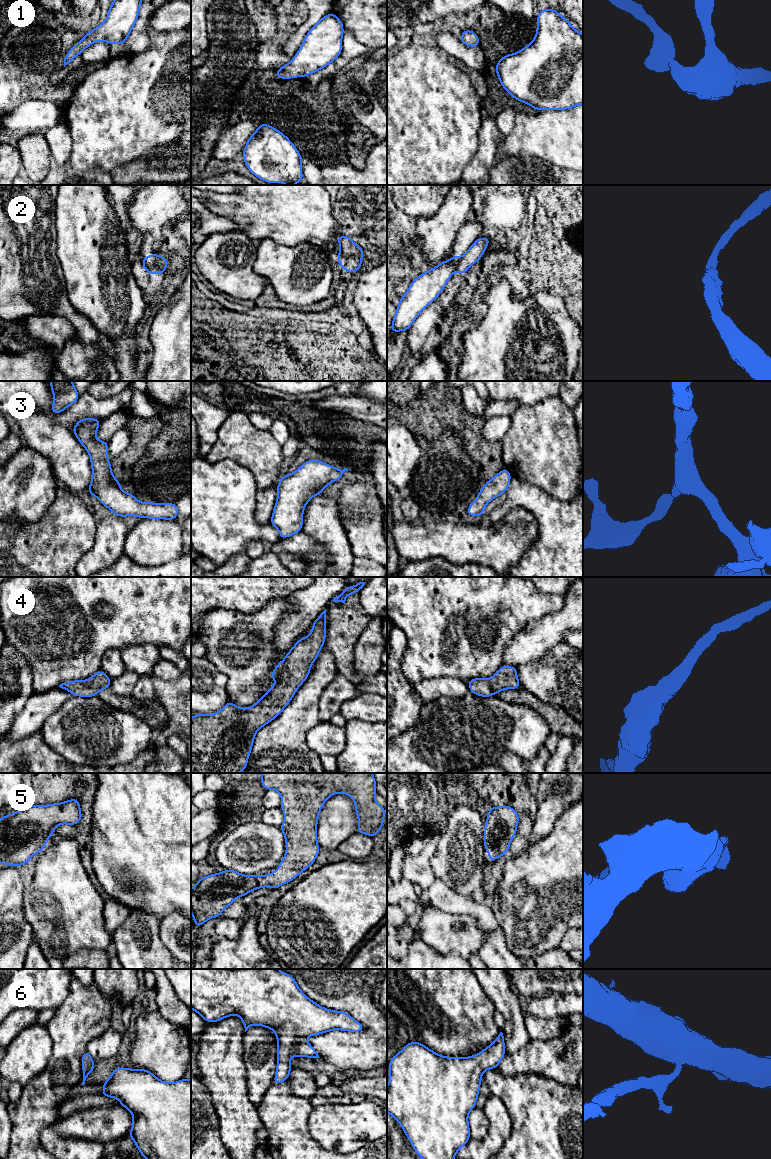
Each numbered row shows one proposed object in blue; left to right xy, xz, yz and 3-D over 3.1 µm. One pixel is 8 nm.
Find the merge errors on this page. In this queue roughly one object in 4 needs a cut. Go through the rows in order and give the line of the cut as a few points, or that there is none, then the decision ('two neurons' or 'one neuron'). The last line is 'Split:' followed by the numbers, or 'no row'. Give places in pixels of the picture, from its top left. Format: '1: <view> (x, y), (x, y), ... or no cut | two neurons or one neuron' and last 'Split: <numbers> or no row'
1: no cut | one neuron
2: xy (143, 261), (148, 266), (159, 266), (165, 272) | two neurons
3: no cut | one neuron
4: no cut | one neuron
5: no cut | one neuron
6: no cut | one neuron
Split: 2

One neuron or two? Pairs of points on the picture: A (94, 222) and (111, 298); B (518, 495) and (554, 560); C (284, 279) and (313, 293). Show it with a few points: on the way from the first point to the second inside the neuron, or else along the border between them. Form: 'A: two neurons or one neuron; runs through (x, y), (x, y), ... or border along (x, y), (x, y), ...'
A: one neuron; runs through (95, 241), (96, 271), (99, 279)
B: one neuron; runs through (536, 507), (554, 525), (554, 542)
C: one neuron; runs through (291, 287), (292, 289), (302, 289), (305, 291)

